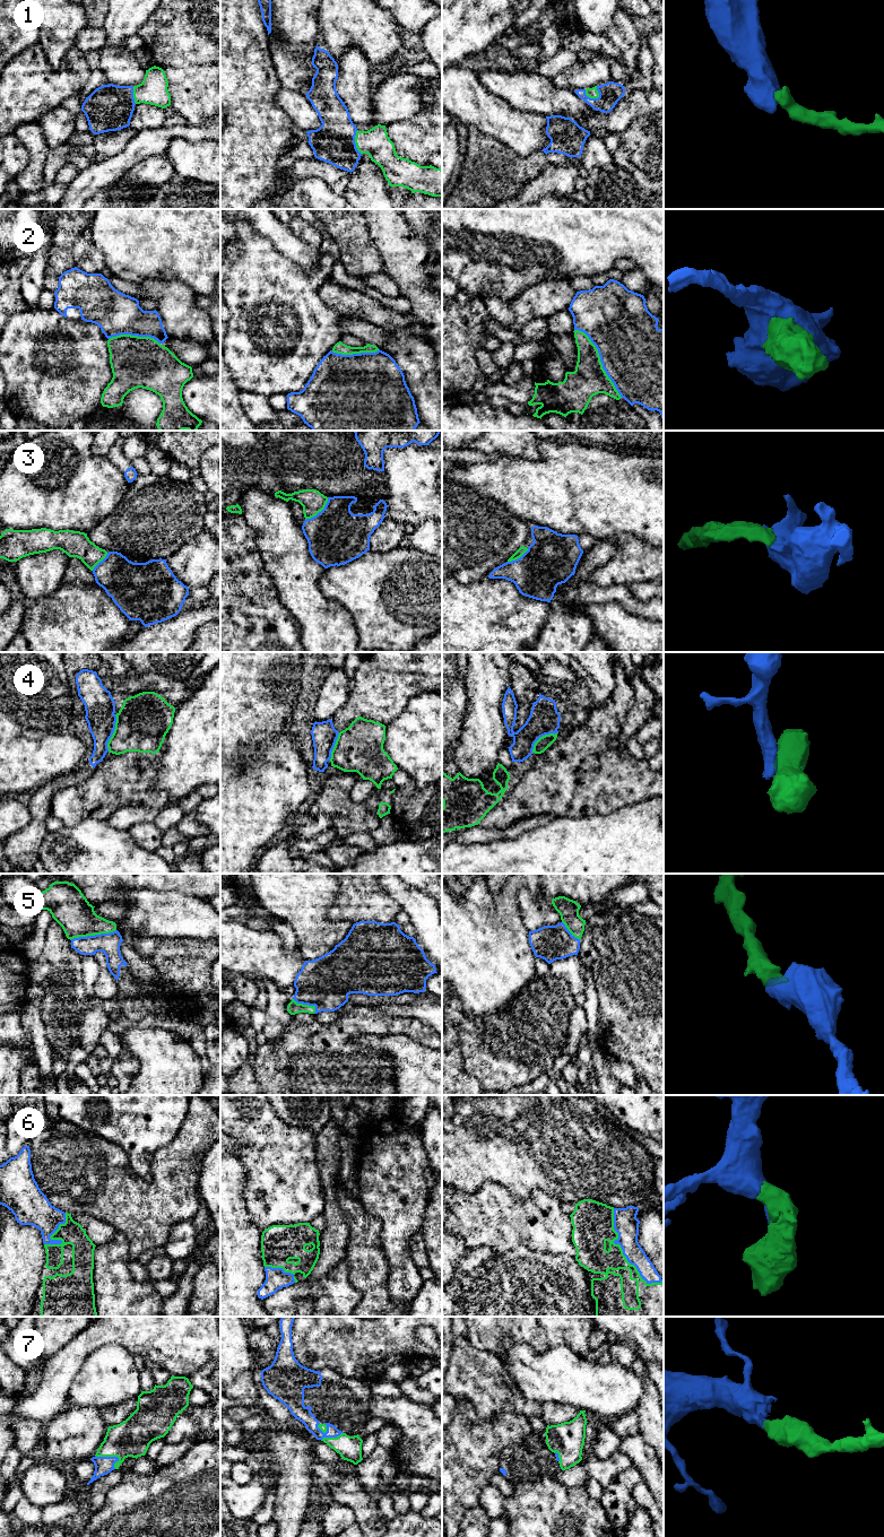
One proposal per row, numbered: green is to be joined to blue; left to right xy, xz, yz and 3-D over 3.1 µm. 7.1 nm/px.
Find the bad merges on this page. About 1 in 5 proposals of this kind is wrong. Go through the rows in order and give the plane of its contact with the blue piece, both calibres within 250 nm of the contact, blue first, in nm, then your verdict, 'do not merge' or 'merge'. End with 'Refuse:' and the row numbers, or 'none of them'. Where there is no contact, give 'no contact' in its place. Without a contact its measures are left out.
1: yz | 160/80 nm | merge
2: yz | 480/240 nm | merge
3: xz | 400/160 nm | merge
4: xy | 220/380 nm | do not merge
5: xy | 150/280 nm | merge
6: yz | 180/240 nm | merge
7: xy | 130/260 nm | merge
Refuse: 4

